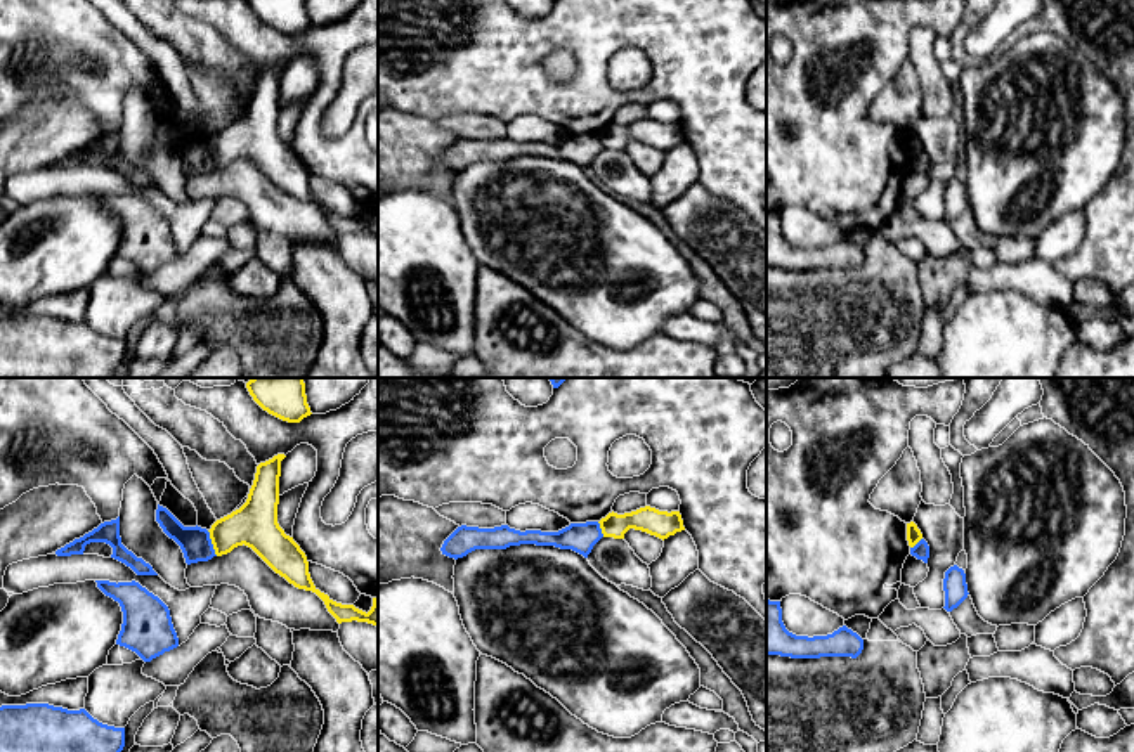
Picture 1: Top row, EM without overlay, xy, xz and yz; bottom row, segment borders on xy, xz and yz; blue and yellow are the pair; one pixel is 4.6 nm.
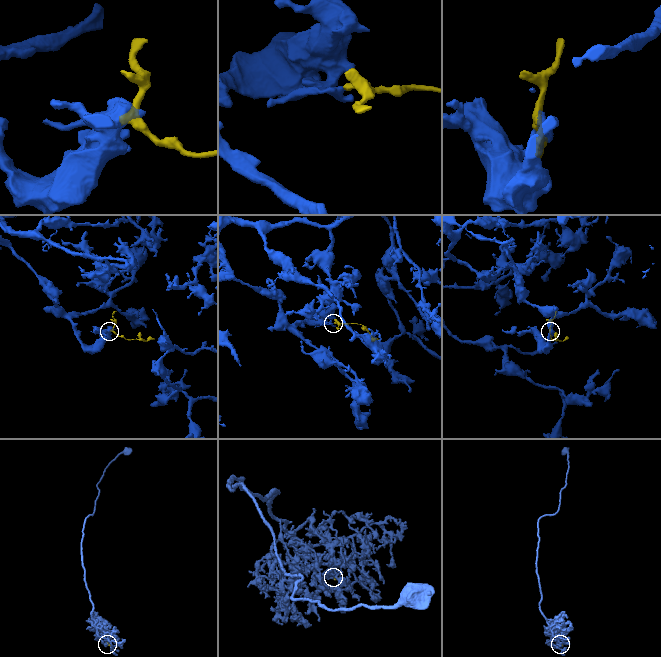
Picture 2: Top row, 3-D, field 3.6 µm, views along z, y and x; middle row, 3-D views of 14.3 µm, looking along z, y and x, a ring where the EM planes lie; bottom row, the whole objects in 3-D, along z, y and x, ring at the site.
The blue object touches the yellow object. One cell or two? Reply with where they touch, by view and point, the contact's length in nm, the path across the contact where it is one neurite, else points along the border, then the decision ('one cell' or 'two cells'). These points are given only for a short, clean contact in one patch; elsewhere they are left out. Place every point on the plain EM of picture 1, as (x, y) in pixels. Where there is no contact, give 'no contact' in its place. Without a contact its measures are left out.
meets blue in xy at (210, 155); contact 130 nm long; border along xy (207, 142), (217, 167); two cells

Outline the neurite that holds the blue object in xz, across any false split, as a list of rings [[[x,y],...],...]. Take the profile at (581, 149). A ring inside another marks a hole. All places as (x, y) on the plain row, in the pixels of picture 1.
[[[598,133],[570,135],[558,144],[515,142],[508,137],[494,140],[458,139],[442,156],[442,166],[449,170],[463,170],[475,161],[506,161],[510,158],[536,156],[572,161],[584,170],[593,158],[603,149]]]

